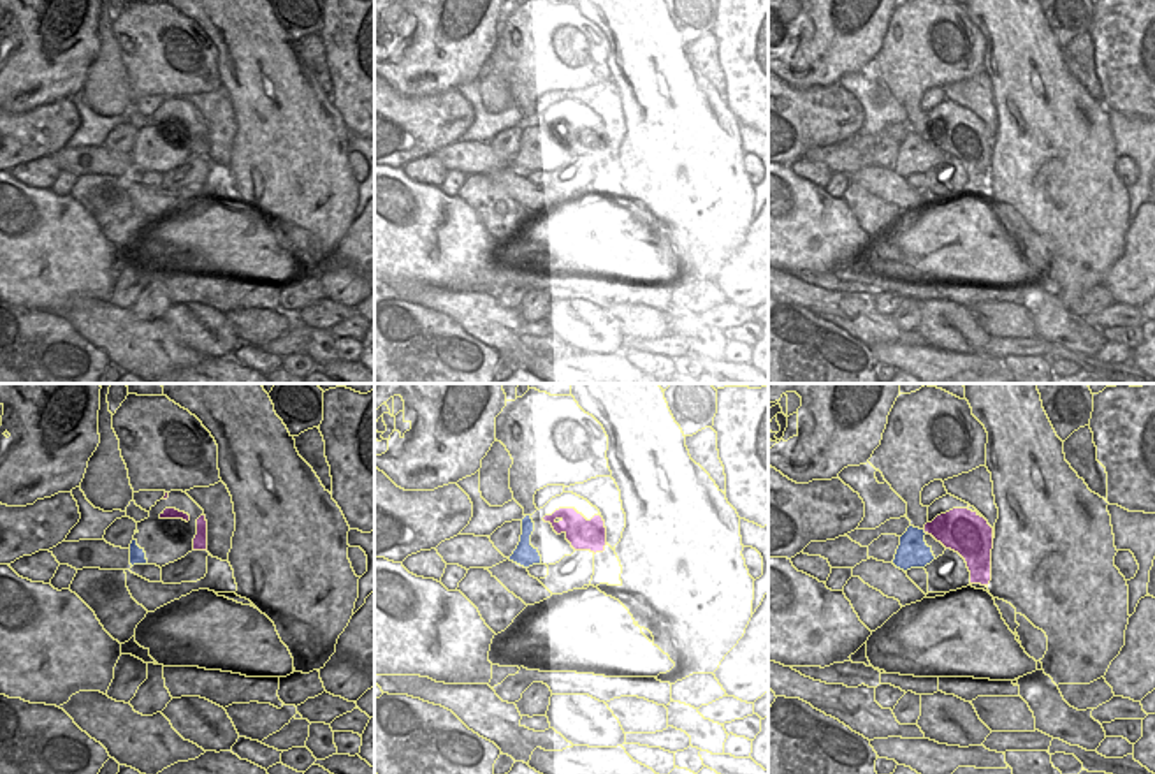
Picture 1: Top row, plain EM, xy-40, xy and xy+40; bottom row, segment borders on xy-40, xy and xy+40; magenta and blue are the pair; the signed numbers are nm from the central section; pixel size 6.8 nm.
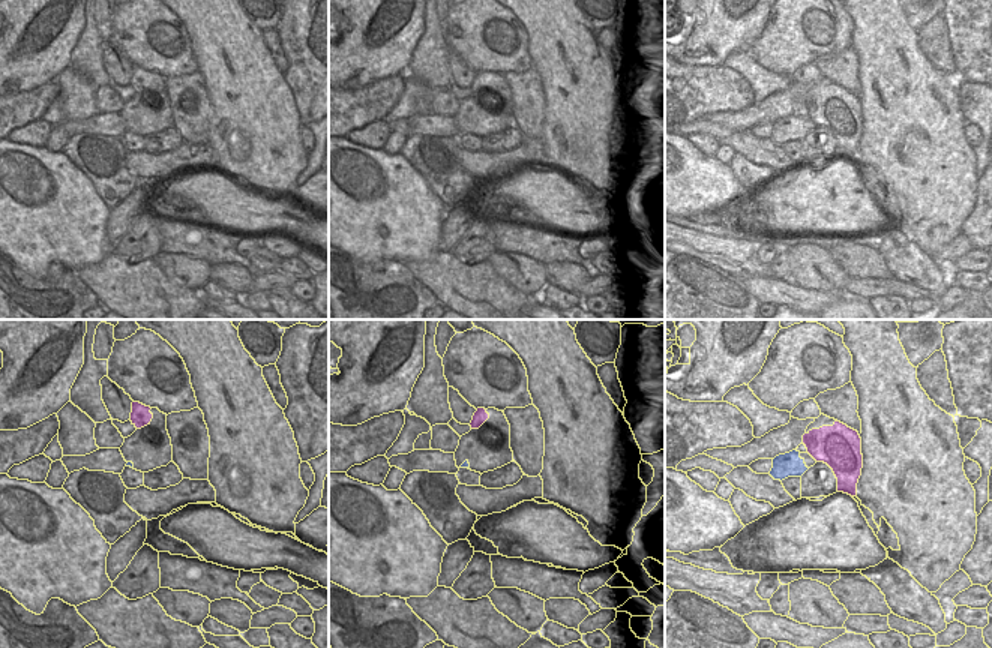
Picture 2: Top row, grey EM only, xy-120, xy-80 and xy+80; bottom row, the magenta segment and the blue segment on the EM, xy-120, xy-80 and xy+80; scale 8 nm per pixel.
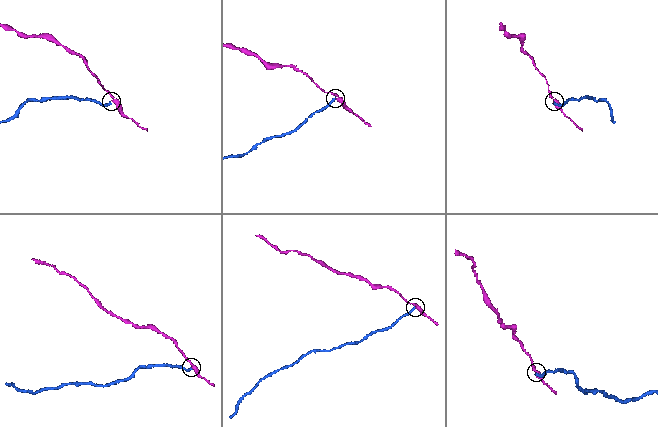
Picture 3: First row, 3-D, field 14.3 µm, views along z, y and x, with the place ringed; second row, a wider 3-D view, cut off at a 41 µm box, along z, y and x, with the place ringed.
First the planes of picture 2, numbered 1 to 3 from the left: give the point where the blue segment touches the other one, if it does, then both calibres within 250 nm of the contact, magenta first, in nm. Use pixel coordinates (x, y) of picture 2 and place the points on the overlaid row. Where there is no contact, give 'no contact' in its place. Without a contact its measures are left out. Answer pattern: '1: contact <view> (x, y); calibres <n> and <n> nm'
1: no contact
2: no contact
3: no contact

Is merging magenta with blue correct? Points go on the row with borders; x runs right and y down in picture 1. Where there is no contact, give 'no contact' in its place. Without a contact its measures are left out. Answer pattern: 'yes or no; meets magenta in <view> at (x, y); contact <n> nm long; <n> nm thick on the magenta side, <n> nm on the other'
no; meets magenta in xy+40 at (925, 532); contact 50 nm long; 300 nm thick on the magenta side, 220 nm on the other

